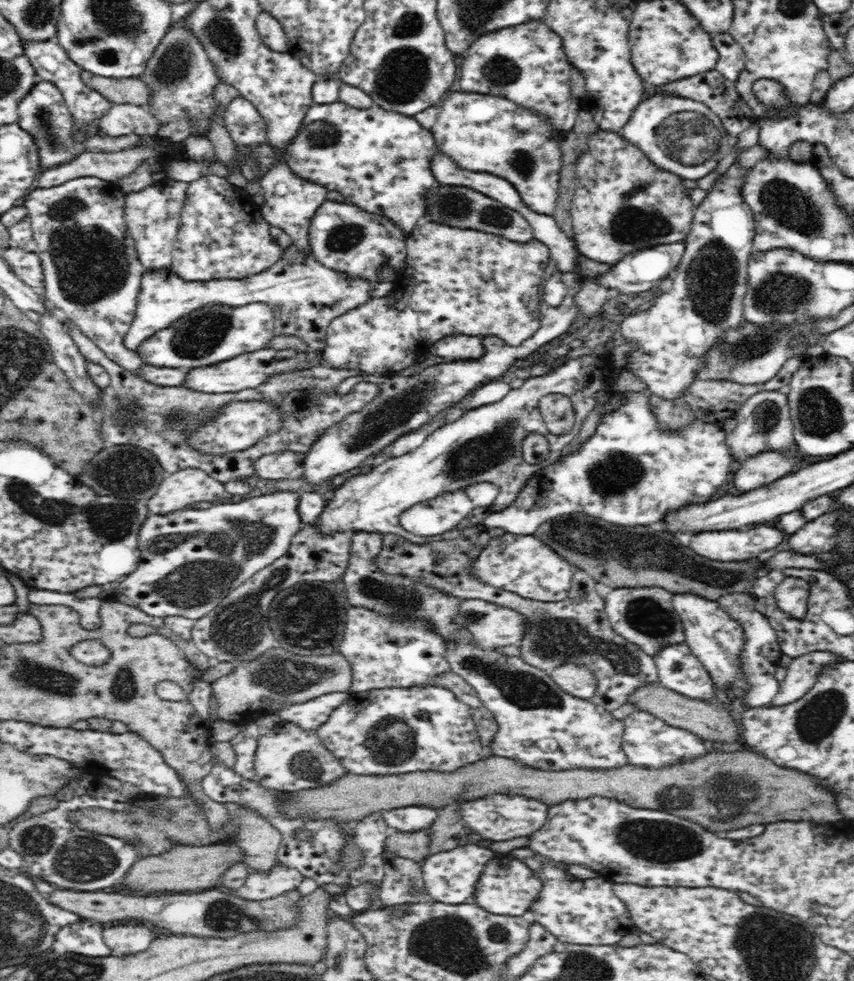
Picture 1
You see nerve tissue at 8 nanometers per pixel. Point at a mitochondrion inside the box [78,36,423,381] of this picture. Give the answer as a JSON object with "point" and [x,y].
{"point":[201,335]}

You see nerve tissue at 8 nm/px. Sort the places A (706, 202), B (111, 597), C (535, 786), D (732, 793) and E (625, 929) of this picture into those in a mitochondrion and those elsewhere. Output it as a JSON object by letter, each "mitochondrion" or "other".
{"A":"other","B":"other","C":"other","D":"mitochondrion","E":"other"}

